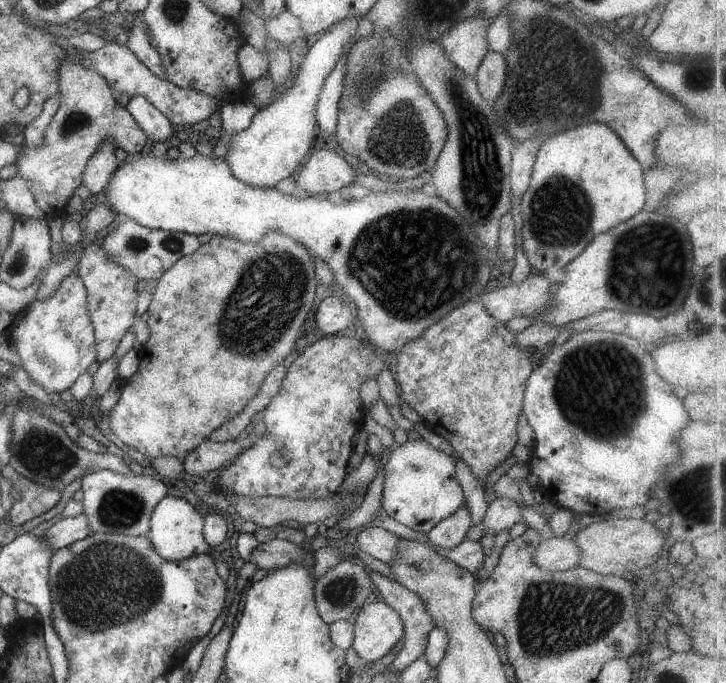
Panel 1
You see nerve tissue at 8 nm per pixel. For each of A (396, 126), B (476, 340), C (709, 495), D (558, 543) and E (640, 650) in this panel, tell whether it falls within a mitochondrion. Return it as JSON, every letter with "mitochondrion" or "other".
{"A":"mitochondrion","B":"other","C":"mitochondrion","D":"other","E":"other"}

